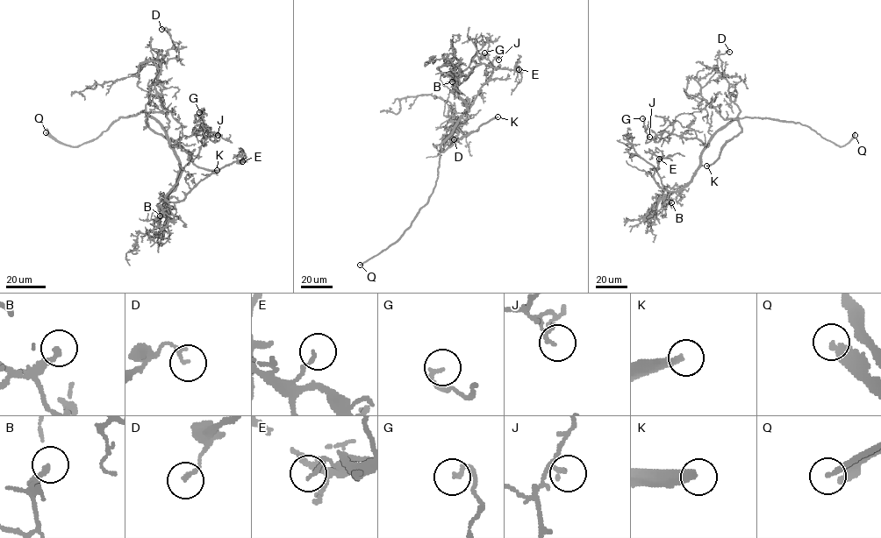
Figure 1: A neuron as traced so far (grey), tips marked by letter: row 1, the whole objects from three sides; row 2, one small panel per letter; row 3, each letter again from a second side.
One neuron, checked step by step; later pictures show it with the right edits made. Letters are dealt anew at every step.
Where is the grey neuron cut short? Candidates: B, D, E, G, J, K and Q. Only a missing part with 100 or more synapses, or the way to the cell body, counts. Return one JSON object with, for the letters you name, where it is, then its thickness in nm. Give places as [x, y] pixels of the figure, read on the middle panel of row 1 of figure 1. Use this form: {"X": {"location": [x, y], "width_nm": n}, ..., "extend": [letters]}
{"K": {"location": [497, 116], "width_nm": 360}, "Q": {"location": [360, 265], "width_nm": 240}, "extend": ["K", "Q"]}

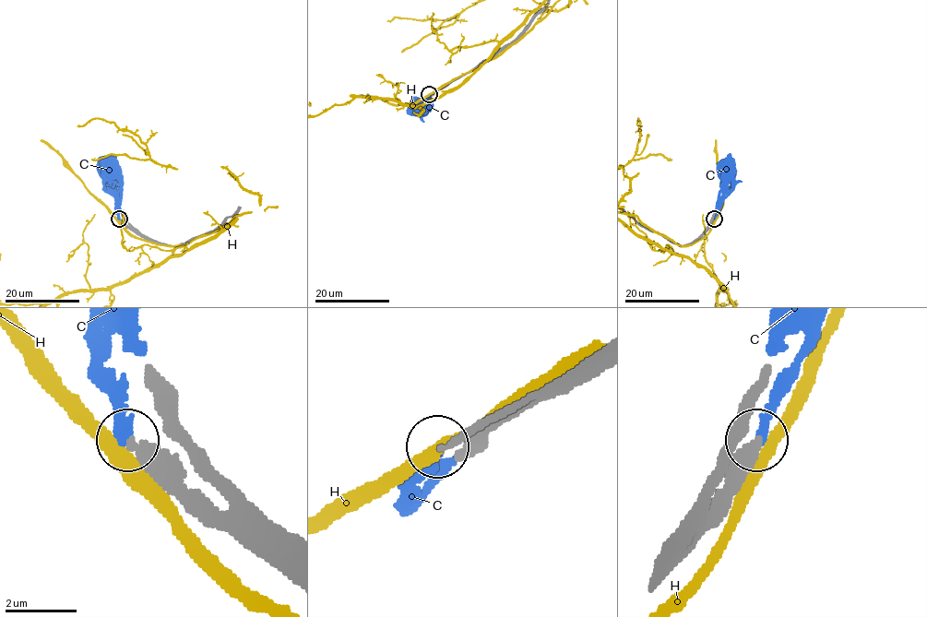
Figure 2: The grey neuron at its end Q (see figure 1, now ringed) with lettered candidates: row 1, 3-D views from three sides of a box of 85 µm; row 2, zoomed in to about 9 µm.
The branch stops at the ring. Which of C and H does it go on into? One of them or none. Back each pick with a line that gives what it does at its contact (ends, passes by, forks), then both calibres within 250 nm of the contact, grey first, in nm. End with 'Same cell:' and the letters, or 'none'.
C: It ends there. Thickness 260 nm (grey) against 280 nm
Same cell: C

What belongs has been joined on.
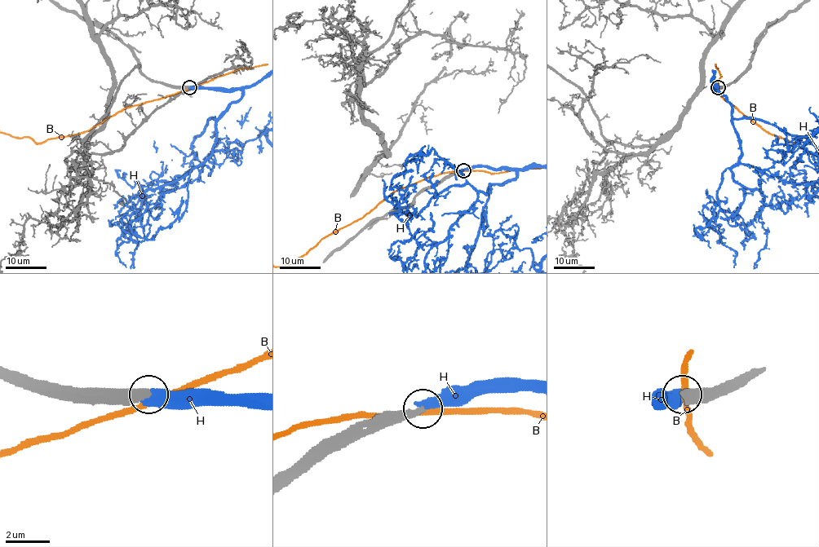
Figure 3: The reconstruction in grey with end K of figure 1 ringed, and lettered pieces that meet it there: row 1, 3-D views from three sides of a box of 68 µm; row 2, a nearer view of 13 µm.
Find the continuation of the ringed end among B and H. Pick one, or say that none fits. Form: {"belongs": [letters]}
{"belongs": ["H"]}

